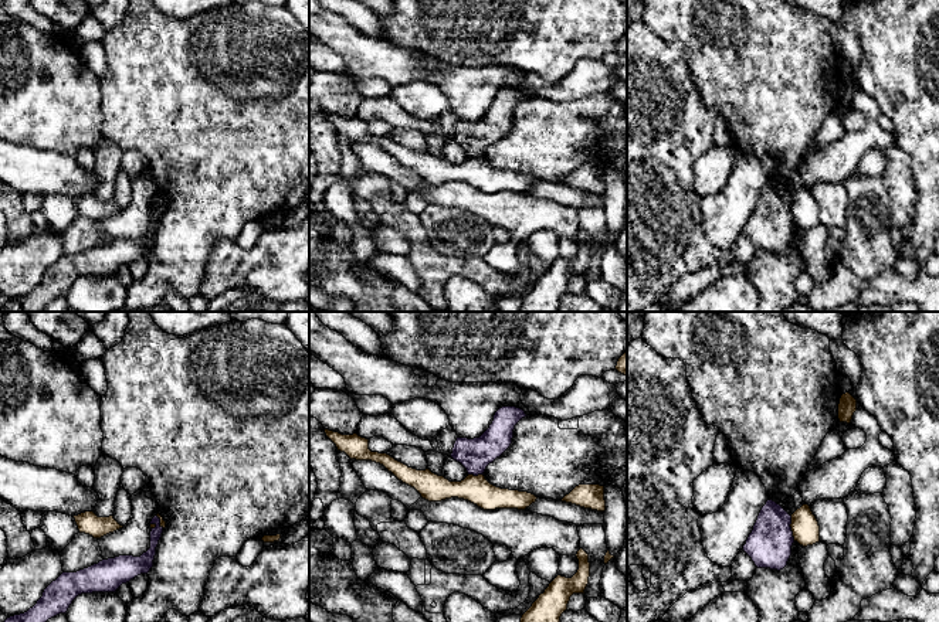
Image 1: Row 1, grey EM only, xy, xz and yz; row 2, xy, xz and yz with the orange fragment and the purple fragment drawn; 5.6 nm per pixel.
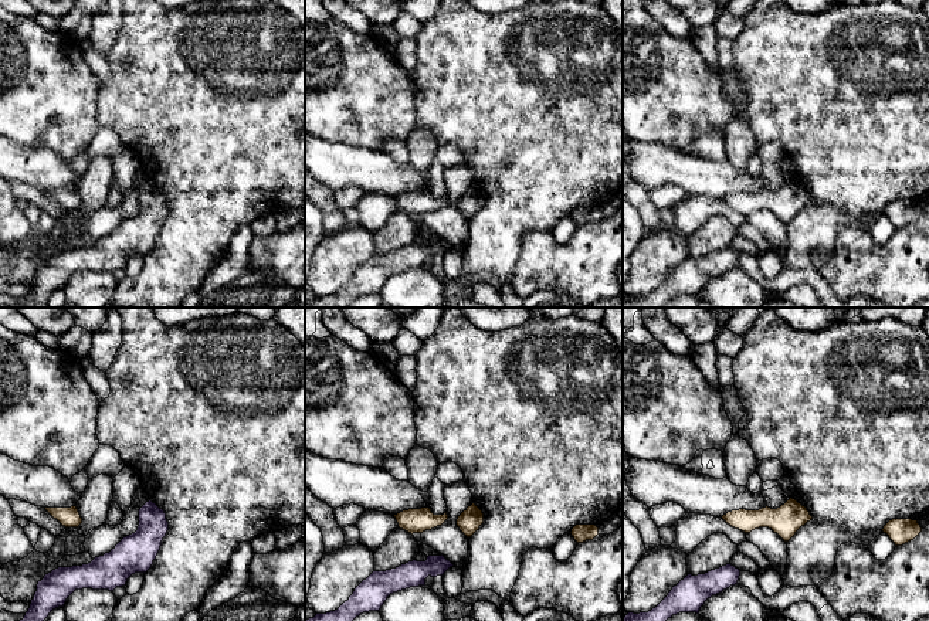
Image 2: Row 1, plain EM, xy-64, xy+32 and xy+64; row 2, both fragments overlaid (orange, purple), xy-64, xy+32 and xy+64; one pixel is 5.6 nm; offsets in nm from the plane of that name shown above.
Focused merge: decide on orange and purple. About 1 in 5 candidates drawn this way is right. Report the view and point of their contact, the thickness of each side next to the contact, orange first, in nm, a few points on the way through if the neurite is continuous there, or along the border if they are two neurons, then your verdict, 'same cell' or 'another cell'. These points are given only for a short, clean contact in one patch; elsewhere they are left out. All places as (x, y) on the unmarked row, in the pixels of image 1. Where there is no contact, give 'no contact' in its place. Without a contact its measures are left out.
contact yz (792, 211); calibres 160 and 260 nm; another cell

